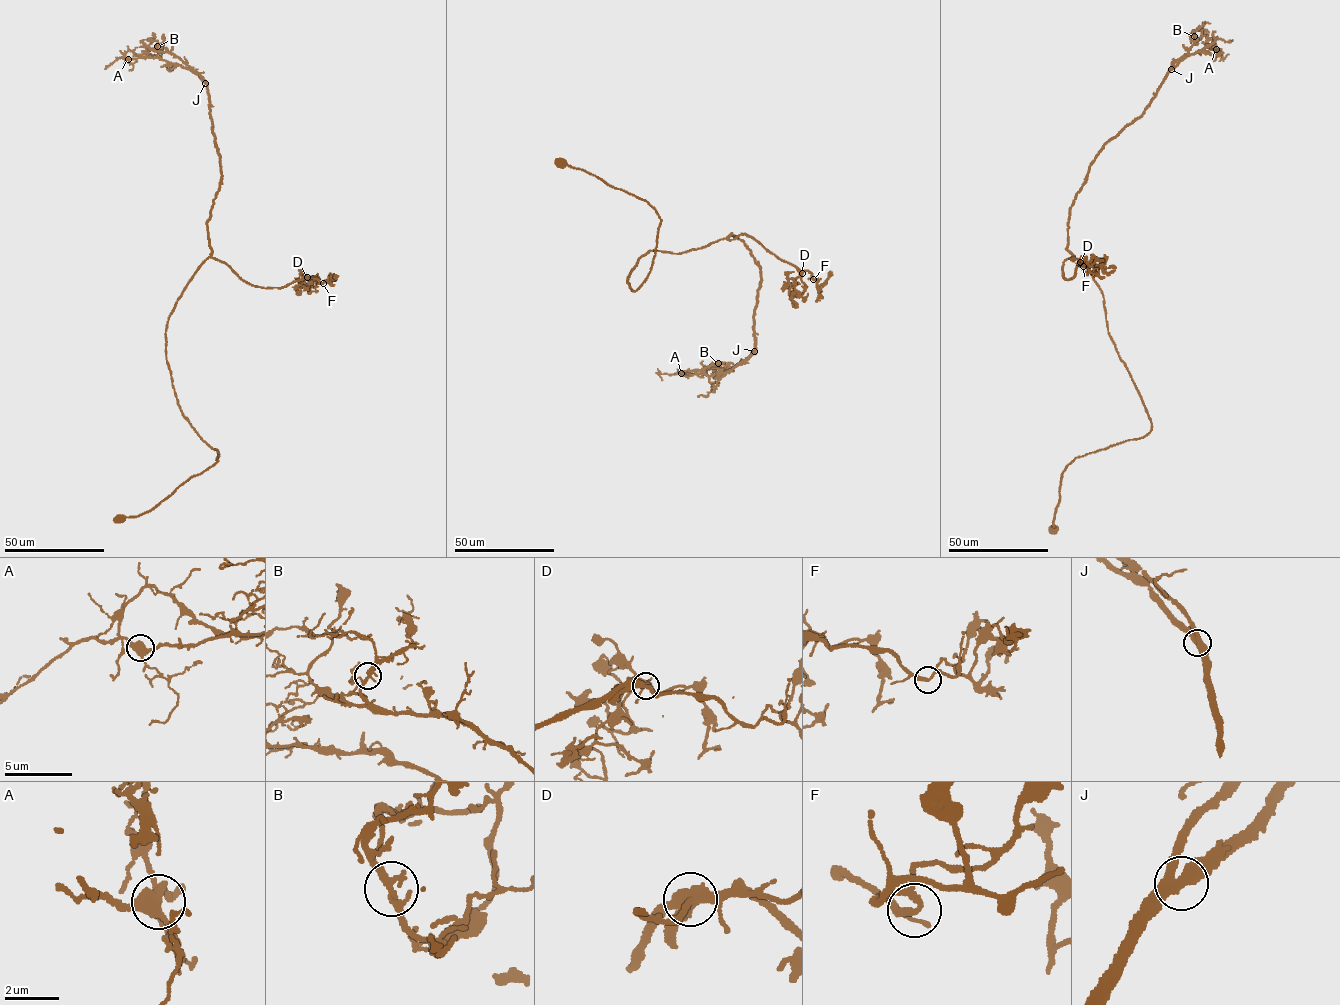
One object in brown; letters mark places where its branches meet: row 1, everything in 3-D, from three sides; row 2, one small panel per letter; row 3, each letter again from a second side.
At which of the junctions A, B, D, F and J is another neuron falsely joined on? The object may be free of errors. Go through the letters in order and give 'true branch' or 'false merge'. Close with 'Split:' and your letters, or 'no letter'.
A: true branch
B: true branch
D: true branch
F: true branch
J: true branch
Split: no letter

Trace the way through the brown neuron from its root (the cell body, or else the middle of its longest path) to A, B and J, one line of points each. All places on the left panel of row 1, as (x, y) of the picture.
A: (120, 518), (219, 455), (183, 415), (166, 351), (212, 251), (207, 86), (128, 59)
B: (120, 518), (151, 510), (219, 456), (183, 415), (165, 335), (212, 252), (220, 158), (207, 86), (157, 46)
J: (120, 518), (218, 461), (183, 415), (166, 351), (169, 315), (212, 251), (221, 172), (205, 83)

